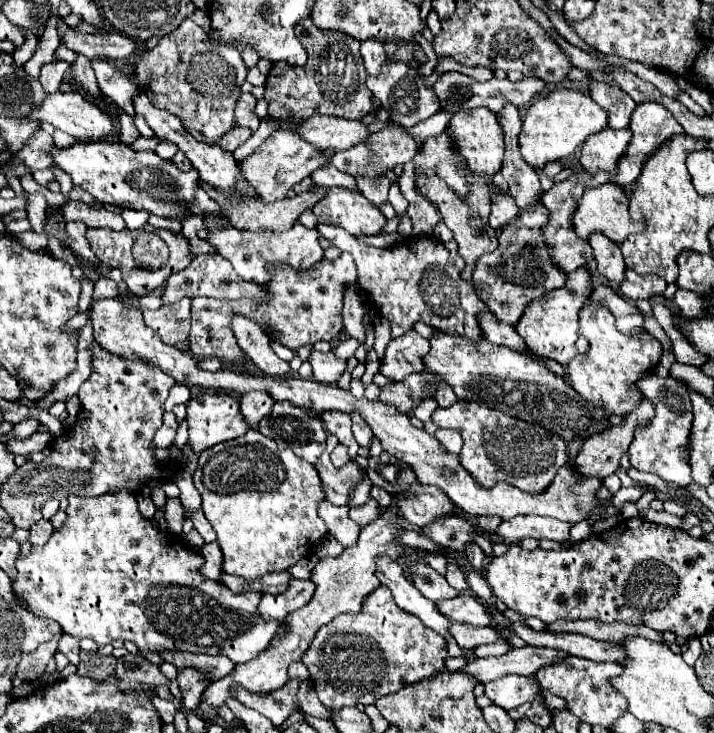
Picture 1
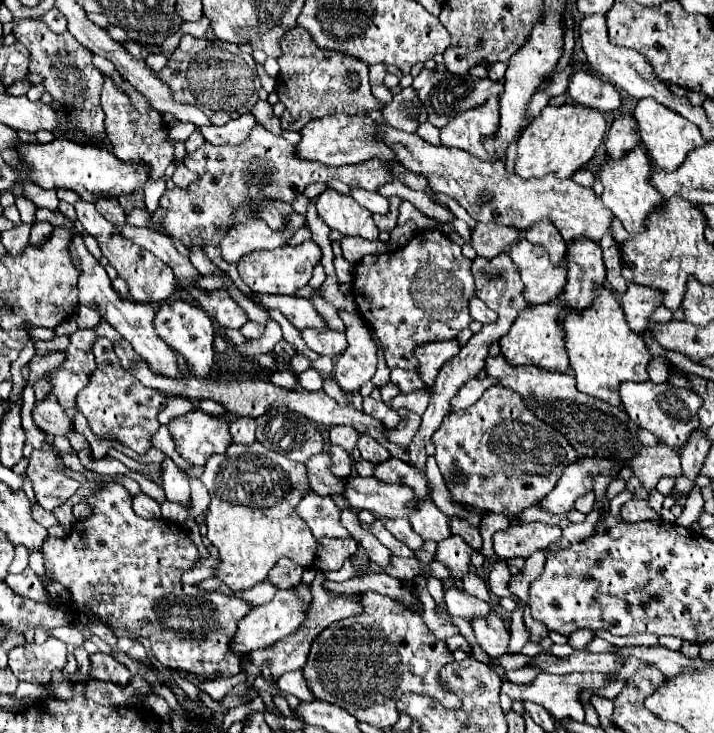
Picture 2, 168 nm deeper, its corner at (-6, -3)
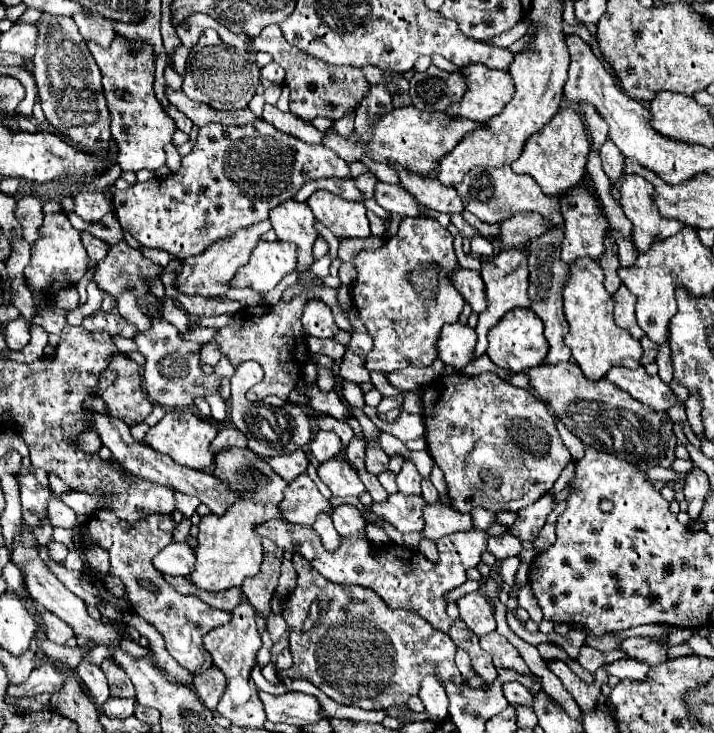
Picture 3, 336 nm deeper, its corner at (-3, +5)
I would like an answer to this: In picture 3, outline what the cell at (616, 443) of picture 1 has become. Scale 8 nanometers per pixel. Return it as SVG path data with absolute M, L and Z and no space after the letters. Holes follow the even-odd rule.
M545 493L545 497L537 499L533 505L519 509L517 511L517 521L511 525L511 533L517 535L521 541L535 541L537 533L541 531L541 527L545 525L545 519L549 517L549 513L555 509L557 501L555 501L555 493Z

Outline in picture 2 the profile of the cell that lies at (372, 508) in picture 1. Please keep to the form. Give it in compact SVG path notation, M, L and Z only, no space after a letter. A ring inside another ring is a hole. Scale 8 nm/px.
M376 519L376 521L372 523L372 533L374 533L374 537L380 539L380 543L384 543L384 547L390 549L392 555L398 555L398 557L414 557L414 551L408 549L404 543L400 543L400 541L382 525L380 519Z

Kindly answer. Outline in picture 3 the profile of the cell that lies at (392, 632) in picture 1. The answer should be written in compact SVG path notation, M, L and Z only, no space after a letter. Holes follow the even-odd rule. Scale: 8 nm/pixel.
M293 555L295 569L299 573L297 587L289 595L289 609L285 613L285 621L293 627L291 633L291 655L293 655L293 667L287 671L279 671L279 677L299 677L307 679L319 689L323 689L333 701L343 705L359 705L361 709L381 709L387 711L391 707L401 707L407 703L409 697L419 693L419 685L423 677L435 677L437 681L457 681L457 685L463 683L463 677L459 669L455 667L455 643L441 631L427 625L427 621L413 611L405 609L389 609L377 593L369 589L361 589L359 585L333 585L331 581L325 581L307 559L301 555ZM319 599L321 601L321 615L317 625L301 633L301 625L305 619L305 613L309 605Z

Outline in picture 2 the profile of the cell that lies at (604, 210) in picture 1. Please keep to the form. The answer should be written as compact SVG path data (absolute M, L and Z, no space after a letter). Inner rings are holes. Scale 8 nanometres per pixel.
M382 125L382 137L388 145L392 145L406 169L412 169L414 173L428 173L430 189L456 199L478 223L494 221L496 225L510 225L526 231L534 223L548 219L568 243L584 235L592 241L600 241L610 233L612 211L602 205L592 189L576 185L574 181L560 181L552 175L522 179L516 173L508 173L502 161L488 163L460 149L448 149L444 145L434 147L416 133L406 133L388 125Z

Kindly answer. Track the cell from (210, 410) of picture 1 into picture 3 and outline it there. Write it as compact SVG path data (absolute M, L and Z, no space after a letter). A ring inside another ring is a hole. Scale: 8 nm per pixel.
M169 409L165 417L149 429L145 435L145 443L153 447L159 453L171 455L171 459L179 465L191 467L191 469L205 469L213 463L213 451L211 451L211 441L217 435L217 427L213 419L203 419L189 409Z

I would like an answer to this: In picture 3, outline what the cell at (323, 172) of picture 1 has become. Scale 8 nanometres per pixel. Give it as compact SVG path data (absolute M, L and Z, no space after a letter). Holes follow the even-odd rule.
M377 181L373 199L389 213L401 213L405 217L417 217L417 199L409 191L405 191L399 185L387 185L383 181Z

